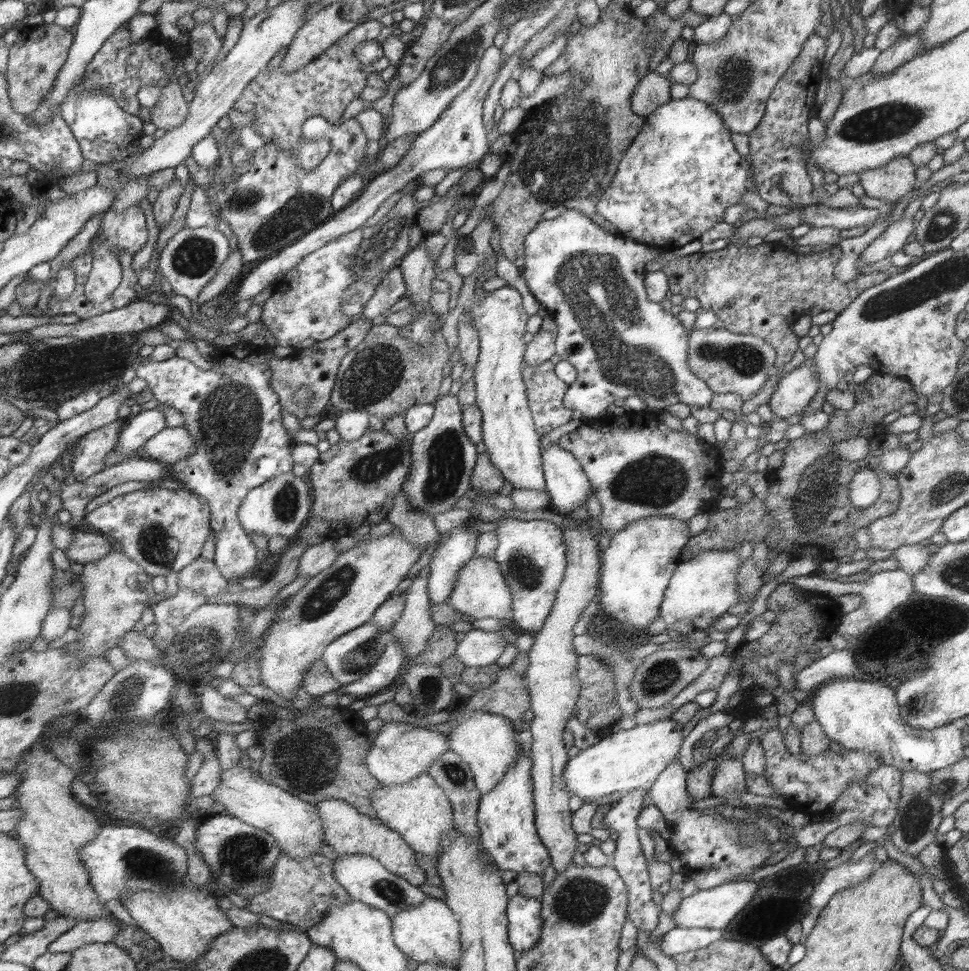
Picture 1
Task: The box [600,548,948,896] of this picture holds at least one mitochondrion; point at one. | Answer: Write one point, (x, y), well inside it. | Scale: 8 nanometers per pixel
(916, 815)

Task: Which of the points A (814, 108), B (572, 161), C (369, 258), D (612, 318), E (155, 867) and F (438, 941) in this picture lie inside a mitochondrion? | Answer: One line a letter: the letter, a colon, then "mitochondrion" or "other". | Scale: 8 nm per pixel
A: other
B: mitochondrion
C: mitochondrion
D: mitochondrion
E: mitochondrion
F: other

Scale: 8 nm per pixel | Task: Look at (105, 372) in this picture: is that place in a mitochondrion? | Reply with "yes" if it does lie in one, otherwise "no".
yes

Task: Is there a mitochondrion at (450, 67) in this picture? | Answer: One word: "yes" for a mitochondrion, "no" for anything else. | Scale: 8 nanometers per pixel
yes

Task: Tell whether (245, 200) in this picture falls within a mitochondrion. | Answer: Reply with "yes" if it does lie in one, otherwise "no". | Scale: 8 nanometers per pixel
yes

